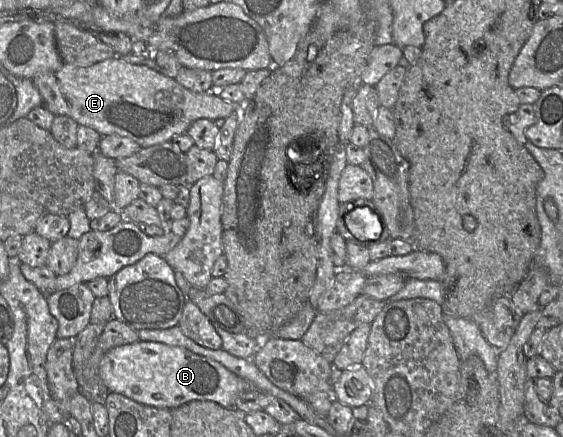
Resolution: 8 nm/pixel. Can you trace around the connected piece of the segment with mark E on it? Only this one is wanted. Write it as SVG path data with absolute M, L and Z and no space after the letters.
M118 56L100 61L88 67L64 63L57 72L44 72L32 79L42 97L42 106L54 115L65 115L79 125L96 130L101 136L119 135L138 143L141 147L170 142L175 136L185 134L190 125L198 119L226 119L237 112L243 103L232 103L216 92L193 92L159 71L145 65L122 60Z

